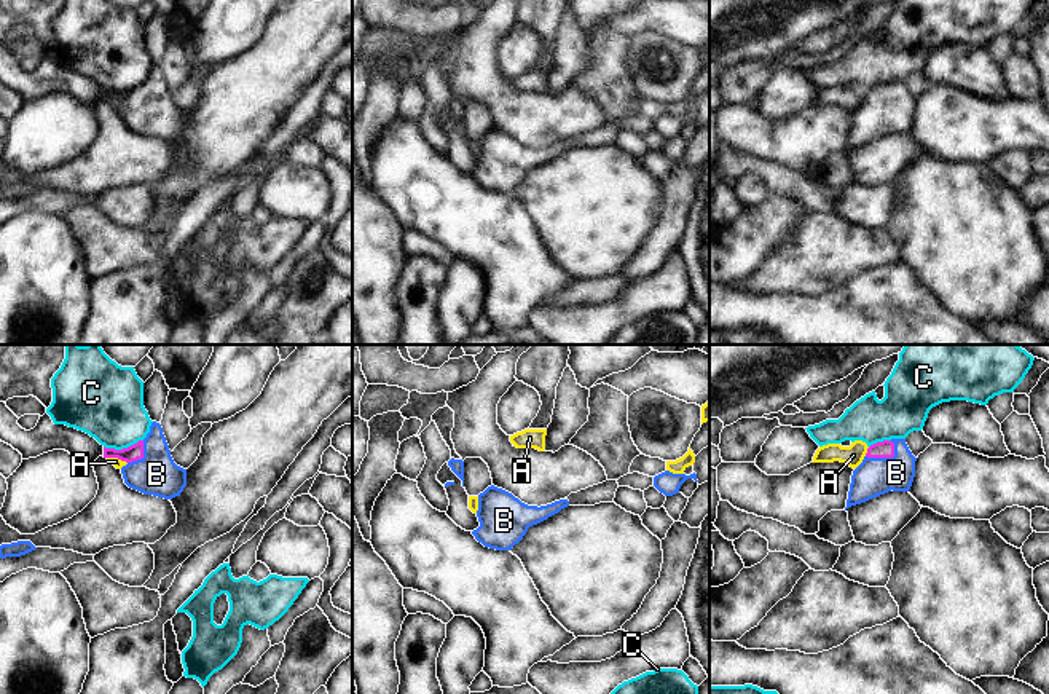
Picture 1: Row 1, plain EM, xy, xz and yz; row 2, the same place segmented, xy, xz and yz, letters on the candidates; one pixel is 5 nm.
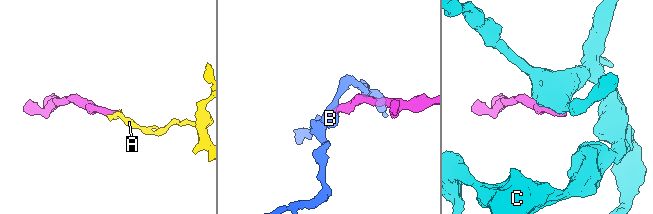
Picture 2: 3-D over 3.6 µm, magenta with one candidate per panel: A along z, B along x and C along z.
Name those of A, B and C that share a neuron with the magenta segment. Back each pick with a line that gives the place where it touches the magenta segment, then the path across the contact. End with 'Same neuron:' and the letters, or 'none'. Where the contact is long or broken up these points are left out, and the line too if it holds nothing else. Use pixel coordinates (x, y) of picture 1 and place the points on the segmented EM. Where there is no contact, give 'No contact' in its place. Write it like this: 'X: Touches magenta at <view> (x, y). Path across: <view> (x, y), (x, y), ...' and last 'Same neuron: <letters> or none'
B: Touches magenta at yz (885, 457). Path across: yz (885, 449), (885, 457), (885, 465), (872, 477)
Same neuron: B

